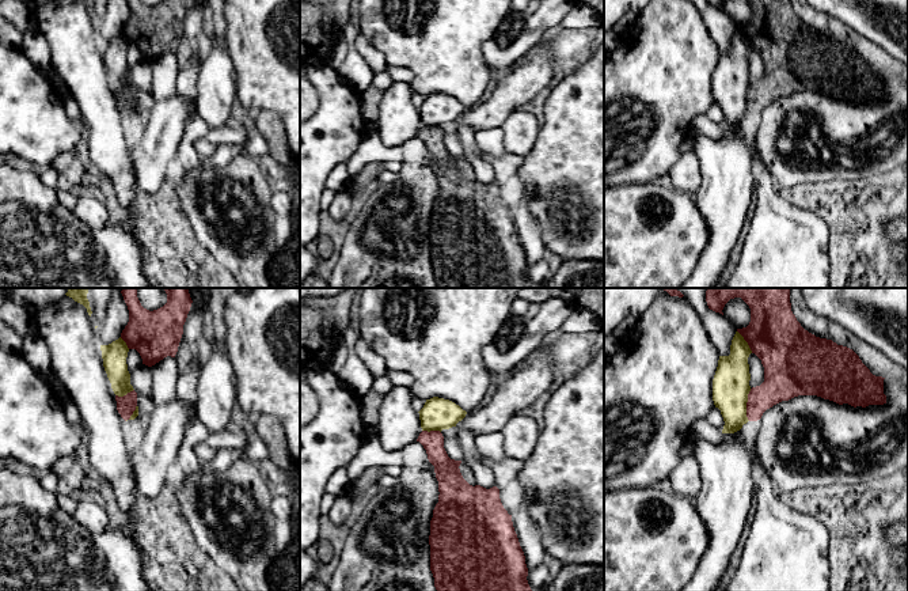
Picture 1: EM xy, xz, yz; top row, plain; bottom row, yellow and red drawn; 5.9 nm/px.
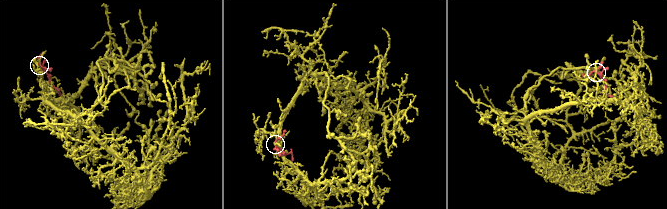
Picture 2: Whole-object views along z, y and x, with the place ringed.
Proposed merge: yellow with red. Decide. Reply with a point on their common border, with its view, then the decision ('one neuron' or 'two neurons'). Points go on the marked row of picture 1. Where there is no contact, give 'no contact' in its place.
yz (745, 405) | two neurons

